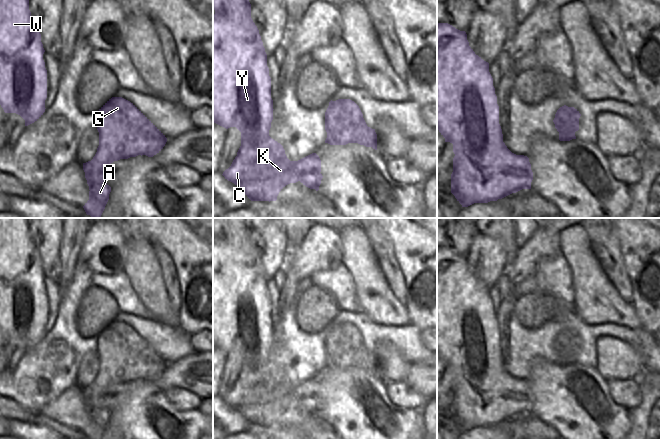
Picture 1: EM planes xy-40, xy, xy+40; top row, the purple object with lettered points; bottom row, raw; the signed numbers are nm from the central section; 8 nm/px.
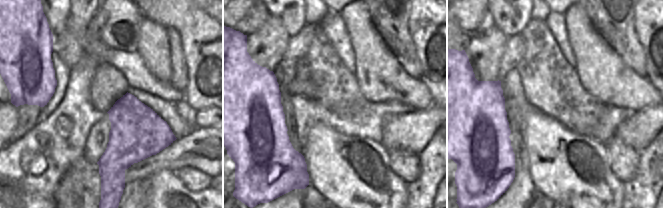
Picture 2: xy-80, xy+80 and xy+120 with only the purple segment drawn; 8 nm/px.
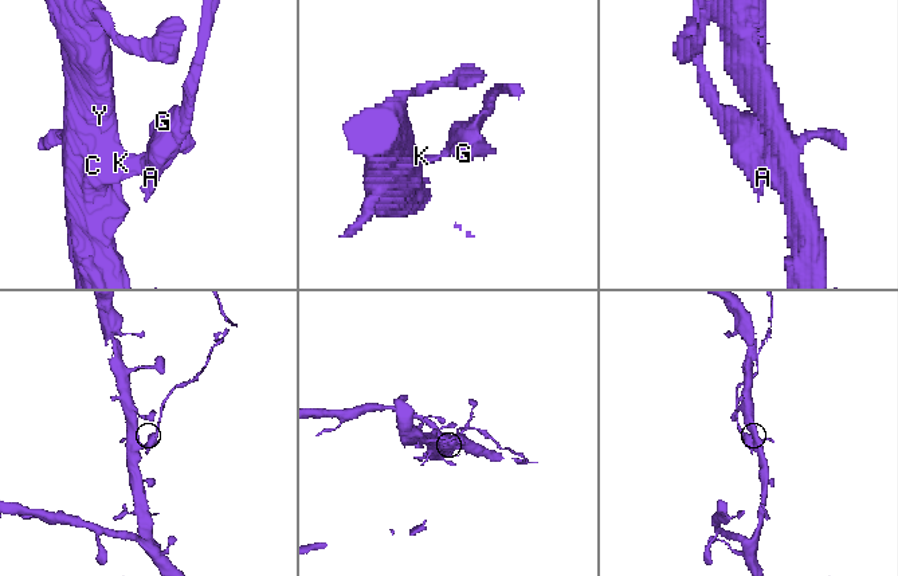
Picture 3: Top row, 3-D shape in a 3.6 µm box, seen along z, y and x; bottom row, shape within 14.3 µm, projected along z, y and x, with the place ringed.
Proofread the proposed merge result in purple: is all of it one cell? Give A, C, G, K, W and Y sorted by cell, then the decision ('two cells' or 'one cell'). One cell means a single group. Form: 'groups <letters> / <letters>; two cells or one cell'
groups A G / C K W Y; two cells

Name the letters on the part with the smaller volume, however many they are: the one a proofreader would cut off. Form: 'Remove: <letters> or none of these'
Remove: A, G.

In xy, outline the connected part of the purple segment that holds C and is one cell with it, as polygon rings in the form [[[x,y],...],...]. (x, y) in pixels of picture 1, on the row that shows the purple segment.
[[[213,0],[213,123],[226,129],[236,127],[241,132],[241,146],[231,166],[223,172],[228,181],[234,183],[251,201],[276,201],[279,192],[288,184],[300,181],[310,189],[315,189],[313,170],[317,168],[321,172],[321,160],[316,153],[312,153],[298,161],[290,161],[283,146],[269,136],[271,122],[273,120],[273,100],[271,98],[271,78],[267,66],[267,54],[259,34],[259,30],[251,18],[251,4],[249,0]]]

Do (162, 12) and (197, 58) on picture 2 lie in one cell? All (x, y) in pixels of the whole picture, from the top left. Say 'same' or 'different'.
same

